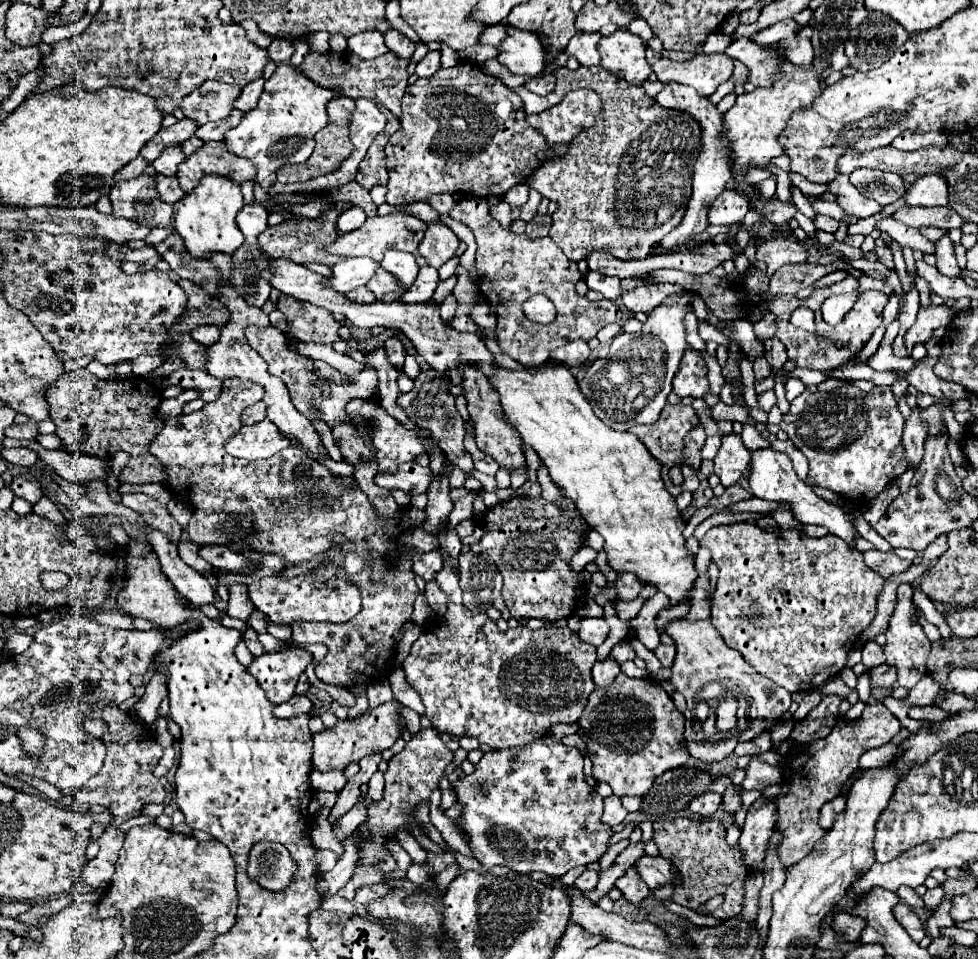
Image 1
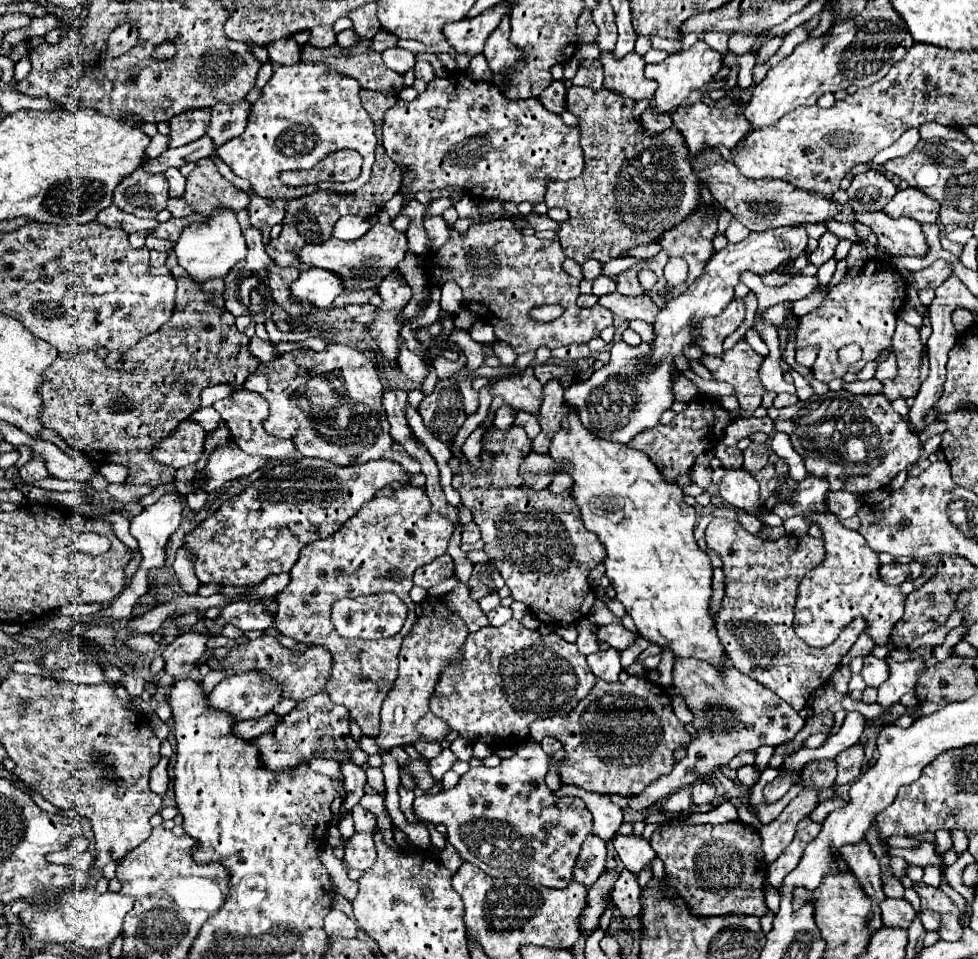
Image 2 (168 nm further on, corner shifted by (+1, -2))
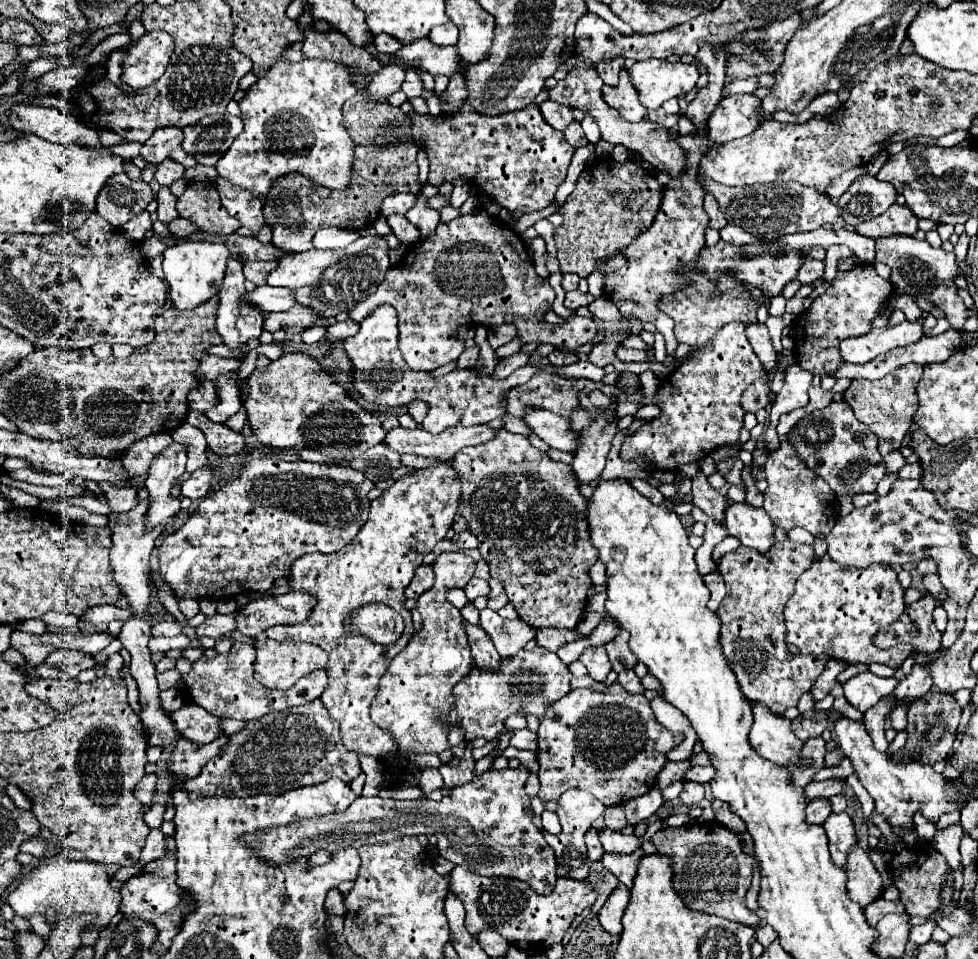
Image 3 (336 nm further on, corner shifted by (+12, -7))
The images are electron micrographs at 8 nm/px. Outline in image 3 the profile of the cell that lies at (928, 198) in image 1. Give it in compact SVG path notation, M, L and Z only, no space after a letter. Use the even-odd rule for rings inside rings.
M892 204L884 214L864 220L856 226L856 232L868 238L880 238L890 234L908 234L912 236L918 230L918 218L908 210L908 206Z

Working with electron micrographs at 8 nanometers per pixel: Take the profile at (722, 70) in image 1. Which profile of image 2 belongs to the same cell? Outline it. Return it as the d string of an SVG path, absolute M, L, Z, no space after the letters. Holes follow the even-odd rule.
M697 41L695 45L691 45L689 49L681 51L681 53L675 53L675 55L669 55L665 61L661 63L653 63L653 65L647 65L645 67L645 75L649 79L655 79L659 83L659 89L655 93L655 107L661 111L661 113L673 113L681 101L695 89L701 89L703 85L707 85L713 75L721 69L721 55L717 51L713 51L707 43L703 41Z

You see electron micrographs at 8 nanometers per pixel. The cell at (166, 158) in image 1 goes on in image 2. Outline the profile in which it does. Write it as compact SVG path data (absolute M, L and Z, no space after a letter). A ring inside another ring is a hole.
M167 169L165 177L169 181L169 197L183 197L185 177L179 173L179 169Z

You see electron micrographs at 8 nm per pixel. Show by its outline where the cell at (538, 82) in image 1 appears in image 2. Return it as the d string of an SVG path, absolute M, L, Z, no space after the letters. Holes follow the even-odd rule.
M553 81L541 95L539 101L543 103L545 109L549 109L551 113L561 115L565 111L565 85L563 81Z

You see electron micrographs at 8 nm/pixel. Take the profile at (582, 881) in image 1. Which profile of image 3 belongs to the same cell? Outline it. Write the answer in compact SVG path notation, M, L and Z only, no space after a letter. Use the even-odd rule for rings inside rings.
M566 790L560 800L558 800L558 818L562 824L562 832L558 836L552 836L548 832L544 832L546 842L554 848L556 854L556 862L558 862L558 876L564 878L572 878L572 880L580 880L584 882L588 878L590 872L590 860L586 854L585 834L586 830L592 826L592 822L600 820L606 812L606 806L596 802L596 798L592 798L592 794L588 794L586 790Z

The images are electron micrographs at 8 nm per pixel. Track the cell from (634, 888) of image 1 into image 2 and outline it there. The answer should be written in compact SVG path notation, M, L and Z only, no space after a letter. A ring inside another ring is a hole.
M627 869L619 875L619 879L613 885L613 893L611 893L611 903L615 905L615 909L619 909L621 917L637 917L641 913L641 887L637 883L635 873L627 873Z

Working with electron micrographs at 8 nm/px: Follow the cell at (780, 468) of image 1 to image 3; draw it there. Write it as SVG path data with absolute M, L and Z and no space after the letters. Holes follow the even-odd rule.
M824 554L796 580L796 590L786 602L786 644L796 646L800 654L828 654L850 664L882 662L896 668L908 658L912 646L903 643L880 650L872 638L880 628L898 620L902 612L904 594L892 568L882 568L880 564L868 568L844 568Z

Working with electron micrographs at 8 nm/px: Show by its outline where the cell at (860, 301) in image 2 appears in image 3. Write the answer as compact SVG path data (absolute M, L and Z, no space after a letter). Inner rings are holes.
M858 264L848 272L838 272L832 286L814 300L796 324L796 356L798 364L814 376L834 376L844 364L840 356L840 342L846 338L864 336L872 330L872 320L880 316L880 308L892 298L892 282L880 278L874 264Z

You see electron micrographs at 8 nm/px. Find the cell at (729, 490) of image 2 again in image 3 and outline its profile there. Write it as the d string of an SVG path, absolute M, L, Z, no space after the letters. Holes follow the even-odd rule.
M730 502L724 516L730 536L740 538L742 546L766 552L774 544L774 524L768 514L764 514L764 508L756 508L748 502Z

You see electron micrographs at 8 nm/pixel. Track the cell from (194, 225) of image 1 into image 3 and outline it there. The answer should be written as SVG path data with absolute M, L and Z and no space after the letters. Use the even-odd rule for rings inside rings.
M184 242L166 248L162 266L164 266L166 282L170 284L172 306L180 310L190 310L206 302L210 296L218 294L230 256L232 256L230 250L224 244L216 244L216 242Z

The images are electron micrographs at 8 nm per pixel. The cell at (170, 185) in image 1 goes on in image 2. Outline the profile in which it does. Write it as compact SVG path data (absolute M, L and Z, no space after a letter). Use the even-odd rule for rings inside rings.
M183 197L181 199L169 199L167 209L171 211L173 217L189 217L189 215L193 215L193 209L187 205L187 201Z

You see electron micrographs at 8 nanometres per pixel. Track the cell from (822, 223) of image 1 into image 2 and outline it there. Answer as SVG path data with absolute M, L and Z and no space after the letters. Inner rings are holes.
M825 233L821 239L819 239L819 247L809 255L809 263L813 263L815 267L821 267L823 263L827 263L833 255L835 255L835 247L837 247L839 239L833 235L833 233Z

